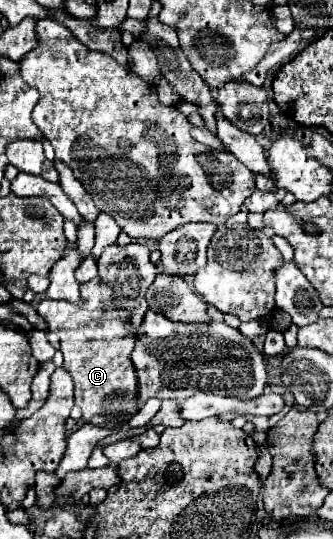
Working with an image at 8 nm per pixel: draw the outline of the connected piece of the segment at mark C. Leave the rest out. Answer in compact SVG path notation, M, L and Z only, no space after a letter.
M93 278L85 284L81 284L81 302L73 304L73 302L51 302L51 300L43 300L37 306L39 316L47 322L49 332L55 332L59 336L61 342L61 352L65 356L63 368L69 370L69 374L73 376L75 382L75 404L83 410L83 420L87 424L93 426L105 426L109 430L121 428L125 424L129 424L129 420L137 414L137 370L133 370L133 362L129 358L129 354L135 348L135 332L133 326L129 326L129 312L113 306L113 292L109 290L109 286L105 286L99 278Z

